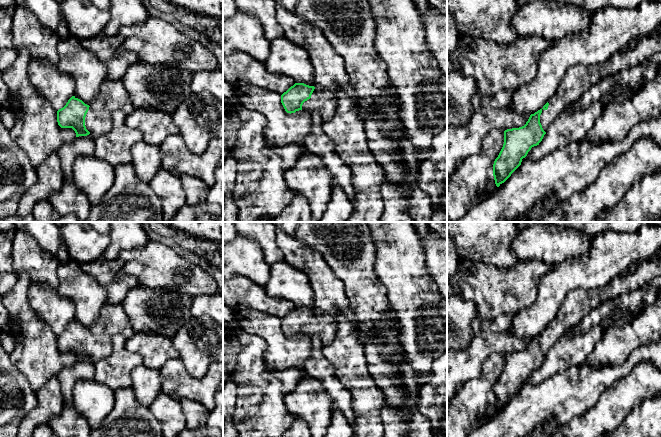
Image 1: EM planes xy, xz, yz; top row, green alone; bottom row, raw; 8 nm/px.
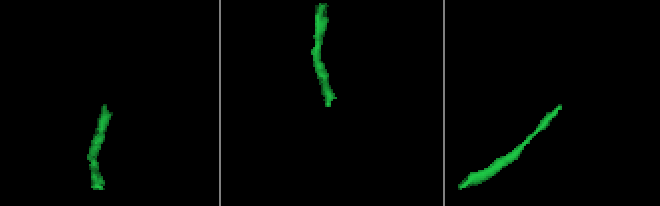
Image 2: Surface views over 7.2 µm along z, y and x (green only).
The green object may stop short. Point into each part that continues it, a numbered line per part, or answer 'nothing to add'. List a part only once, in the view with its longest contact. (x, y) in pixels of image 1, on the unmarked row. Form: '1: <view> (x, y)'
1: yz (578, 303)

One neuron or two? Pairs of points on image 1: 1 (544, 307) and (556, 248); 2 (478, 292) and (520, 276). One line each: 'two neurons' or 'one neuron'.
1: two neurons
2: one neuron

